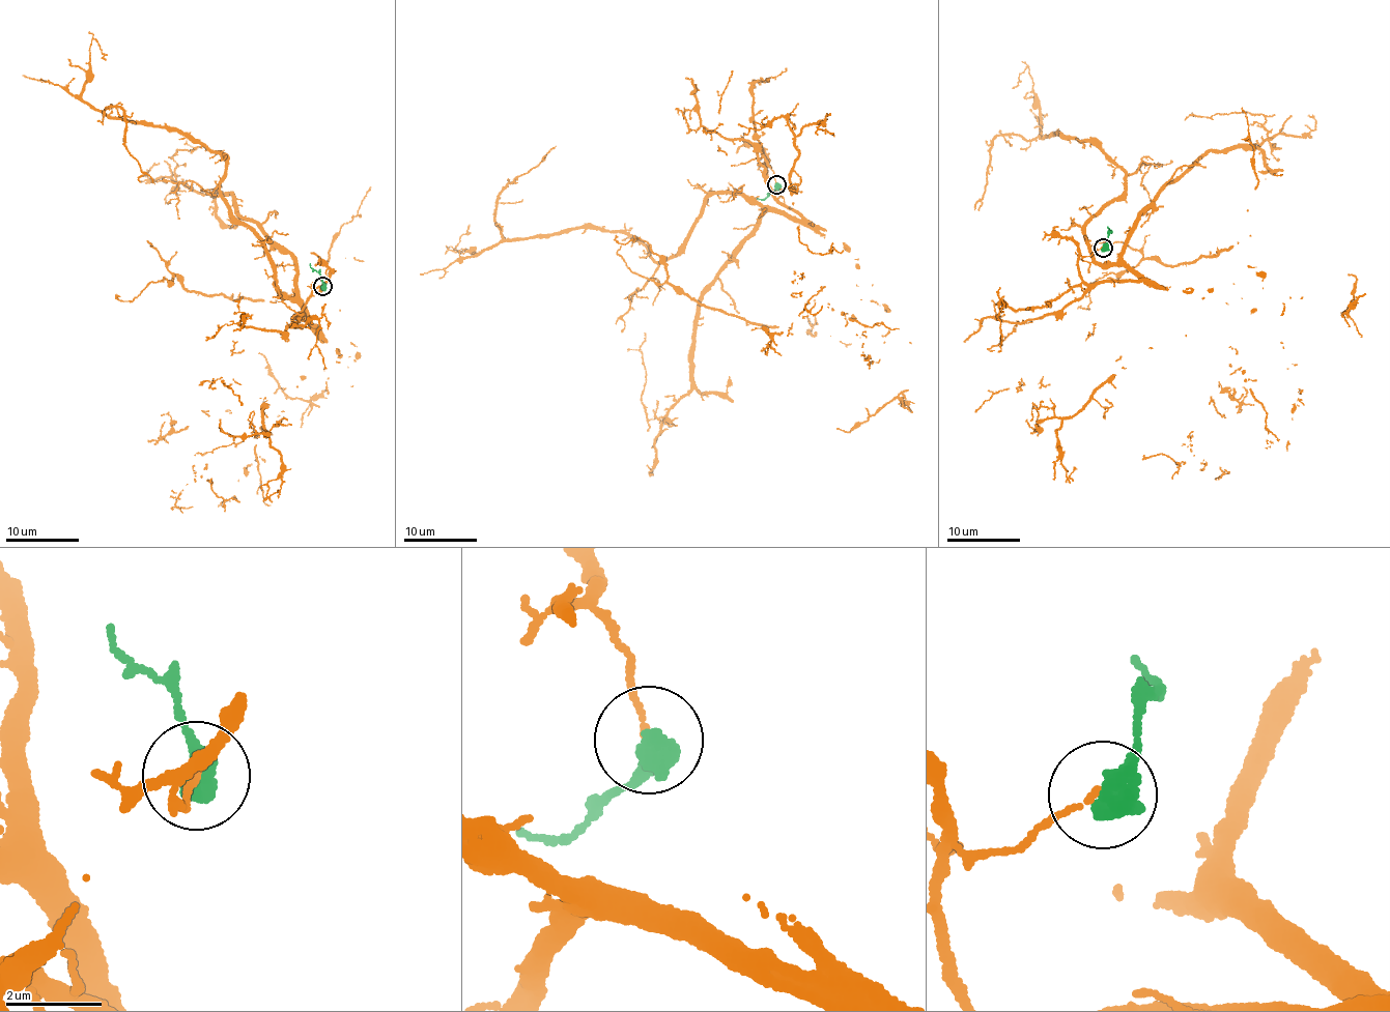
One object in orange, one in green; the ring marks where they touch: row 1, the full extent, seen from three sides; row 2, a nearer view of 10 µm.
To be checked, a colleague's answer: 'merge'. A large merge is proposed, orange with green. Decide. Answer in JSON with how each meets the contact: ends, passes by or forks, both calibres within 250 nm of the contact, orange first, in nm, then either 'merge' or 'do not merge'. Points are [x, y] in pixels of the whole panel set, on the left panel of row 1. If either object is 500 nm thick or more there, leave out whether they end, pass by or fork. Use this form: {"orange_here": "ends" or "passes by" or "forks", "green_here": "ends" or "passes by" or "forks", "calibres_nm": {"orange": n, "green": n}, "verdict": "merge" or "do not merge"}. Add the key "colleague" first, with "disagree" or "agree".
{"colleague": "disagree", "calibres_nm": {"orange": 120, "green": 550}, "verdict": "do not merge"}

